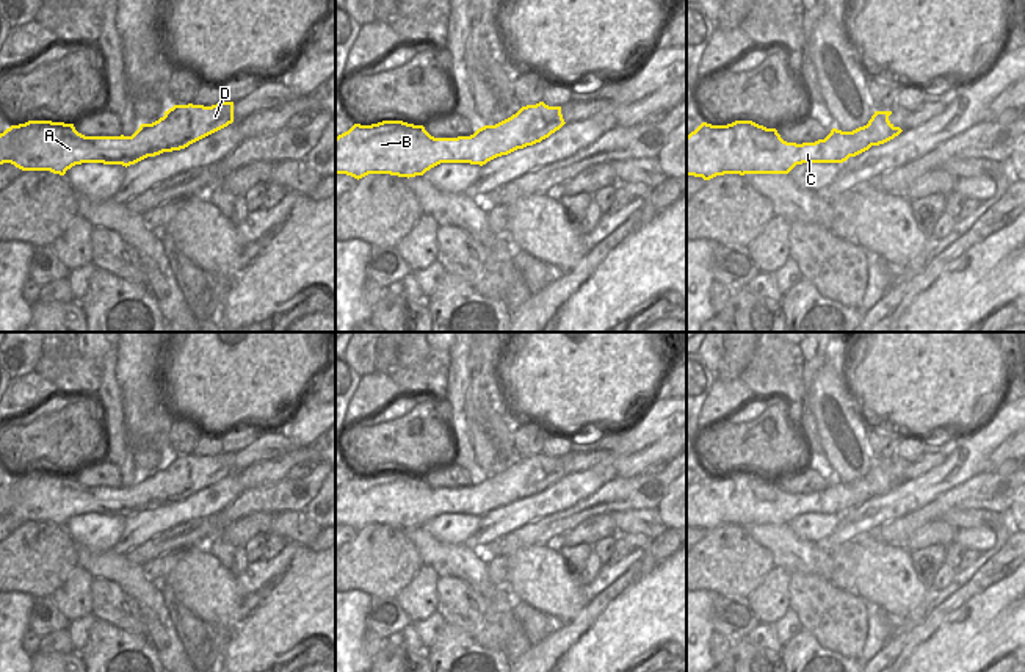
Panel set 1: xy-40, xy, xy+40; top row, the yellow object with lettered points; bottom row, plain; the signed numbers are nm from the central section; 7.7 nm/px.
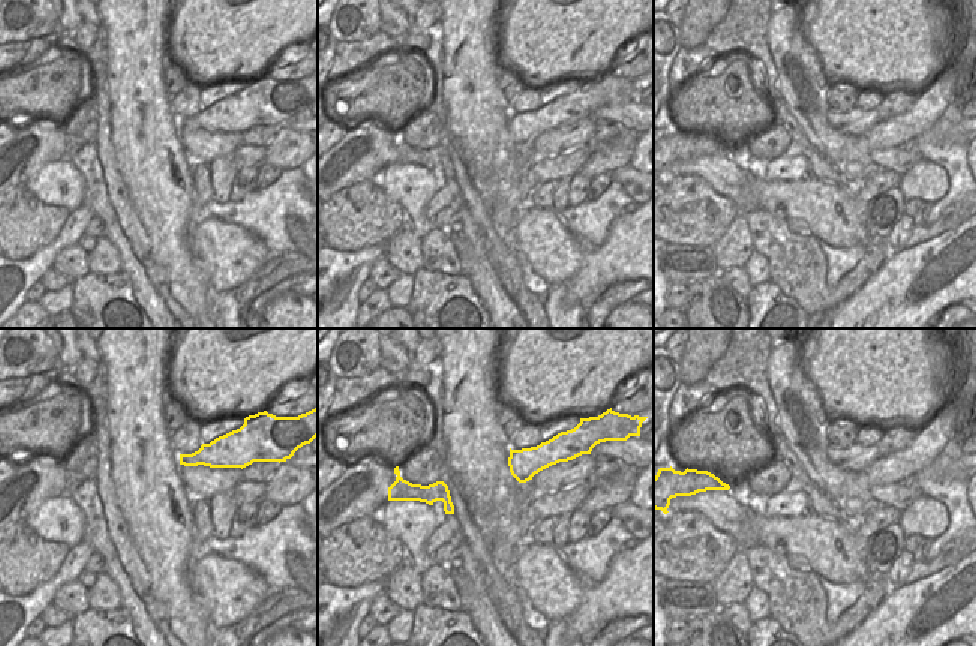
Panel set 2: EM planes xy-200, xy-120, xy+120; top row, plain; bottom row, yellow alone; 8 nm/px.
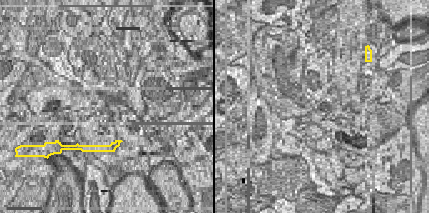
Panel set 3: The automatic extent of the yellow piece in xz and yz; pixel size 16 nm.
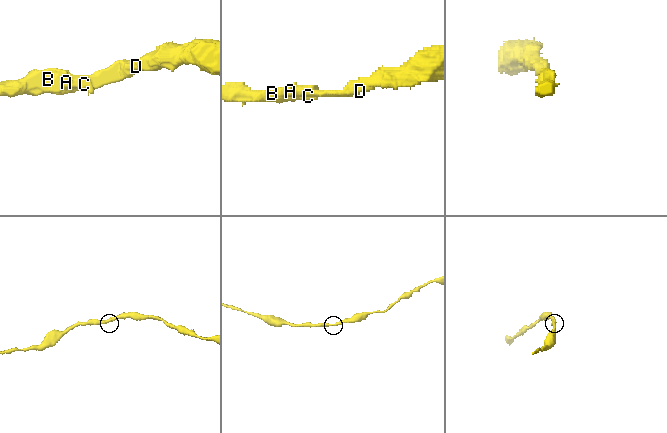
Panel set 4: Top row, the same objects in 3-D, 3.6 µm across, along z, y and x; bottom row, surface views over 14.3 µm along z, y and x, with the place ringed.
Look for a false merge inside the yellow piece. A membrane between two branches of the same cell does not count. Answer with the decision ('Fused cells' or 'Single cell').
Single cell.

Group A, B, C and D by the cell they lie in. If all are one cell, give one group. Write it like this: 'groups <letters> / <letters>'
groups A B C D

